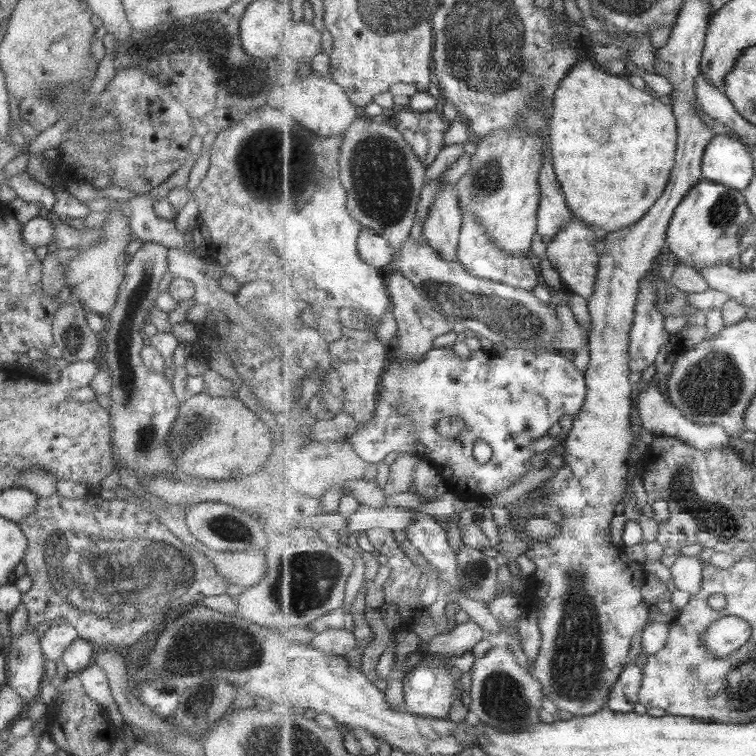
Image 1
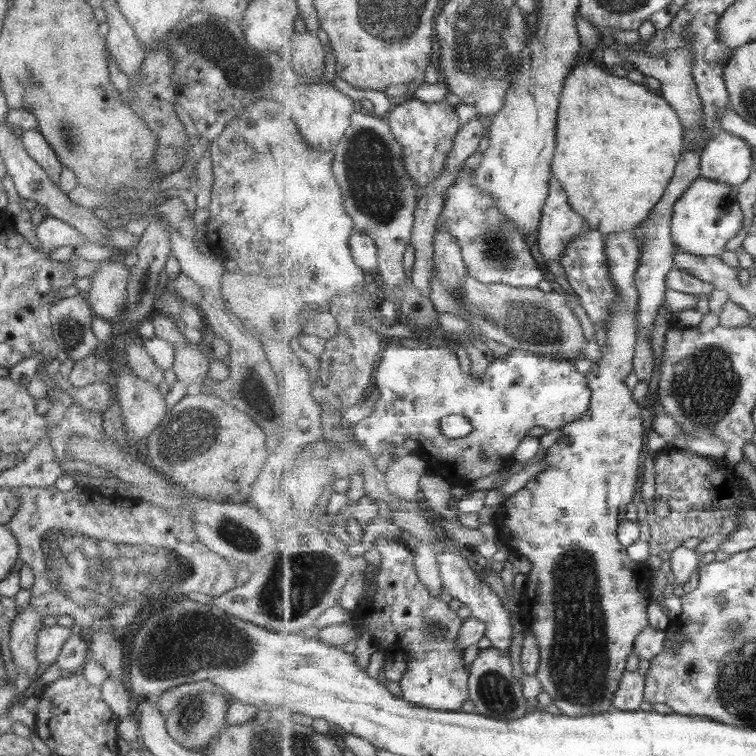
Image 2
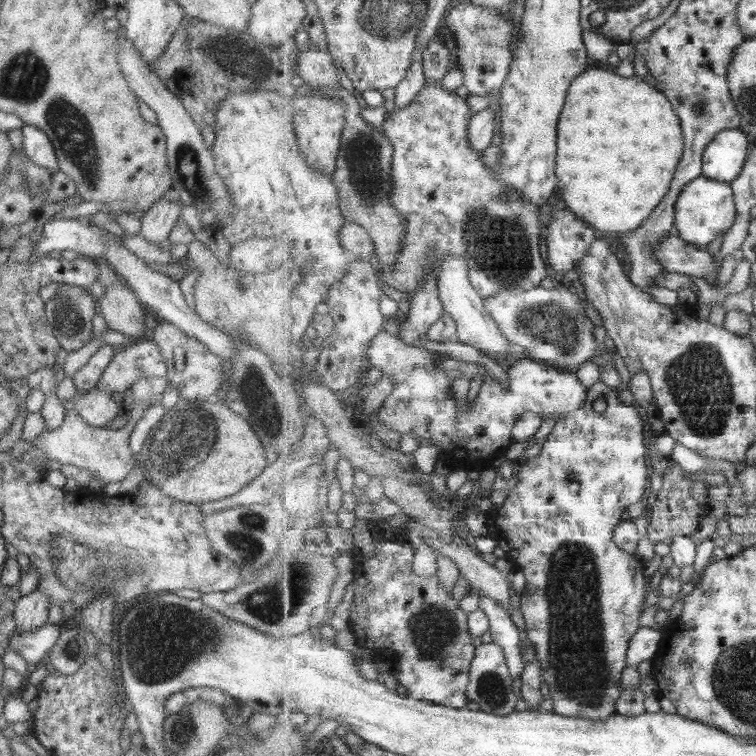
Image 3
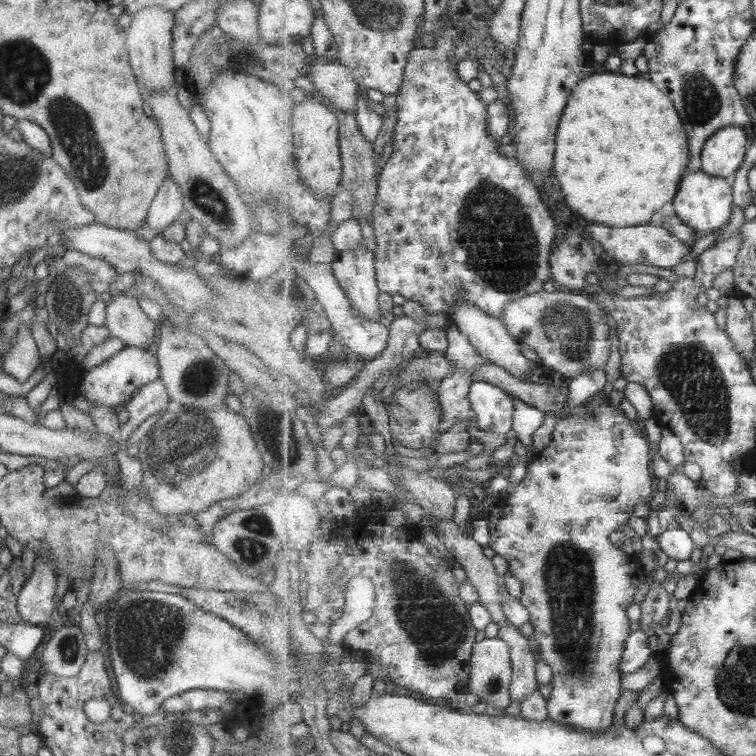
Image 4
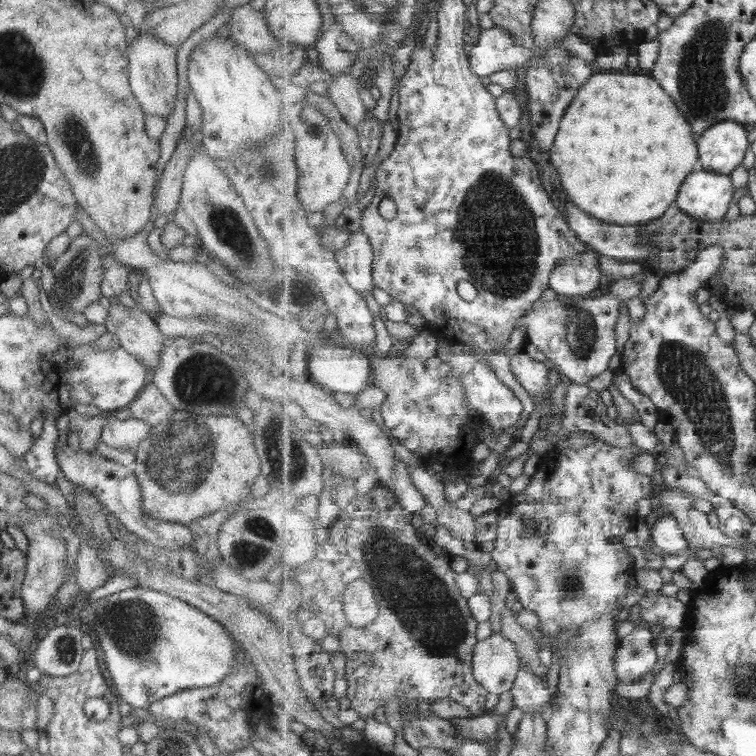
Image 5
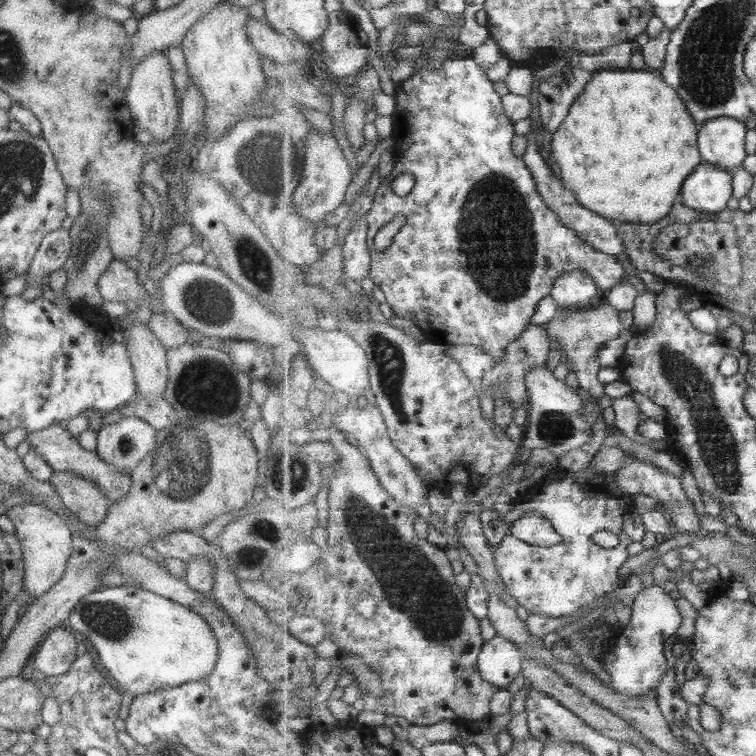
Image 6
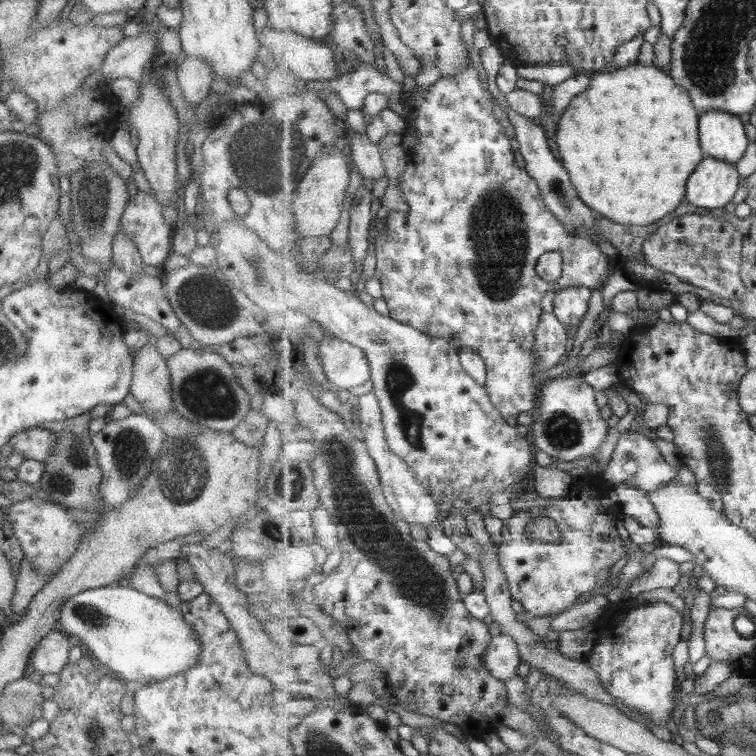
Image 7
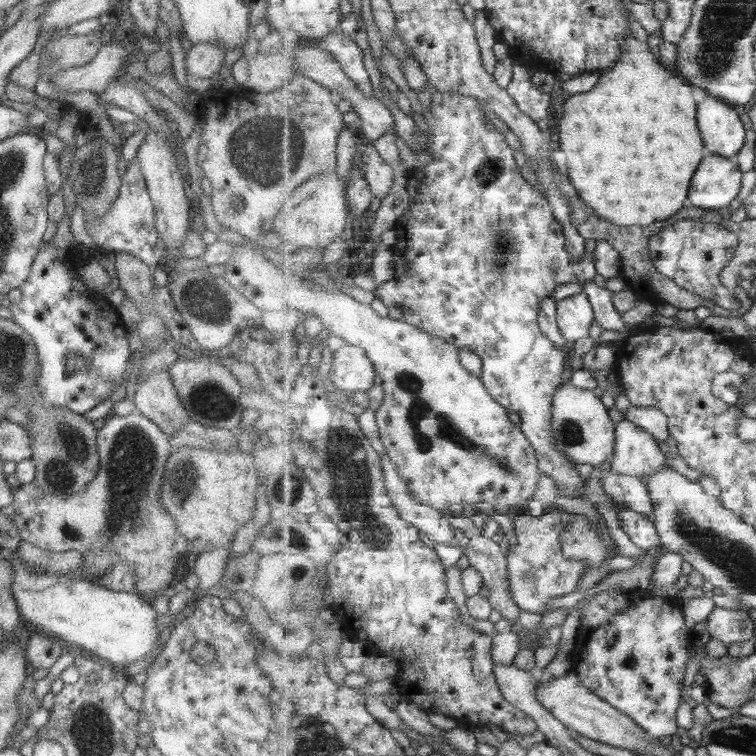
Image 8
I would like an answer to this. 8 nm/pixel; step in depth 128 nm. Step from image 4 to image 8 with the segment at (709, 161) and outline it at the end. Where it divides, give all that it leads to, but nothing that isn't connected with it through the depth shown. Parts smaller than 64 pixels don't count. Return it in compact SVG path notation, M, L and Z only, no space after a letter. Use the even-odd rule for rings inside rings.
M711 95L698 104L698 126L708 153L737 158L745 146L745 124L731 104Z

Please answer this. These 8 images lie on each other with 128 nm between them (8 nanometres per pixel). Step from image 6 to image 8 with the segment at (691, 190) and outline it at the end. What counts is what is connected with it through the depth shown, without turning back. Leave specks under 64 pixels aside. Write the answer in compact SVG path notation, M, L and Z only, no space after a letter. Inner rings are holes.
M707 153L693 177L688 205L707 210L731 206L741 192L744 173L735 158Z

